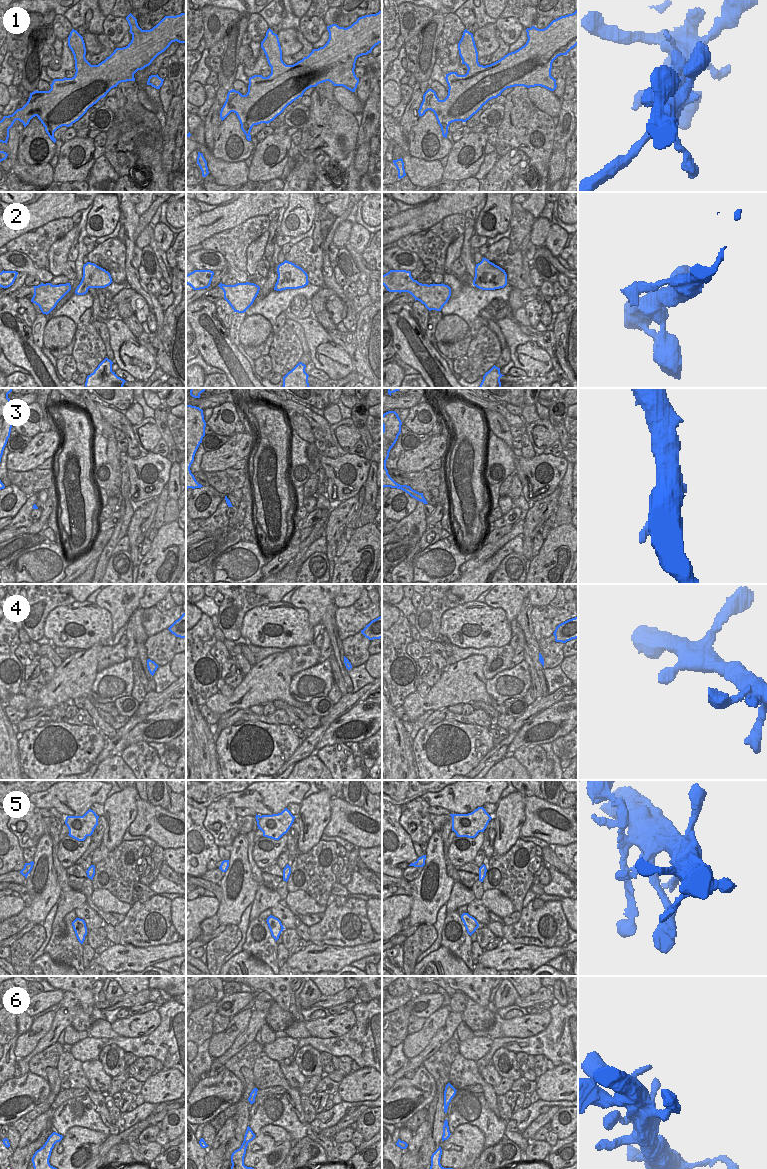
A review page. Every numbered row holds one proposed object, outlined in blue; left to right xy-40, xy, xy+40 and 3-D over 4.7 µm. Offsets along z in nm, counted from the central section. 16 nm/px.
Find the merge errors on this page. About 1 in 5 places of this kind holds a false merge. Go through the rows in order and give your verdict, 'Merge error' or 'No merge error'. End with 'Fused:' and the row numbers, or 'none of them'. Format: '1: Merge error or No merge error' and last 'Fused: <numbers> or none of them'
1: No merge error
2: No merge error
3: No merge error
4: No merge error
5: No merge error
6: Merge error
Fused: 6.

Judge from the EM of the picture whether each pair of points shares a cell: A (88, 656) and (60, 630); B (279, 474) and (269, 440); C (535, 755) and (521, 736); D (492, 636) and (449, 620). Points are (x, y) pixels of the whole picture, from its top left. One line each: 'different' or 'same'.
A: different
B: same
C: different
D: same

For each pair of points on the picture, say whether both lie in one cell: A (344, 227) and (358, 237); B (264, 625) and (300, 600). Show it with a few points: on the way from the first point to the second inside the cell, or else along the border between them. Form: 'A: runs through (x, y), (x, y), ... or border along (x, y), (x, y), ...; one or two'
A: border along (353, 224), (348, 241); two
B: border along (290, 603), (302, 607), (307, 612), (309, 621); two

